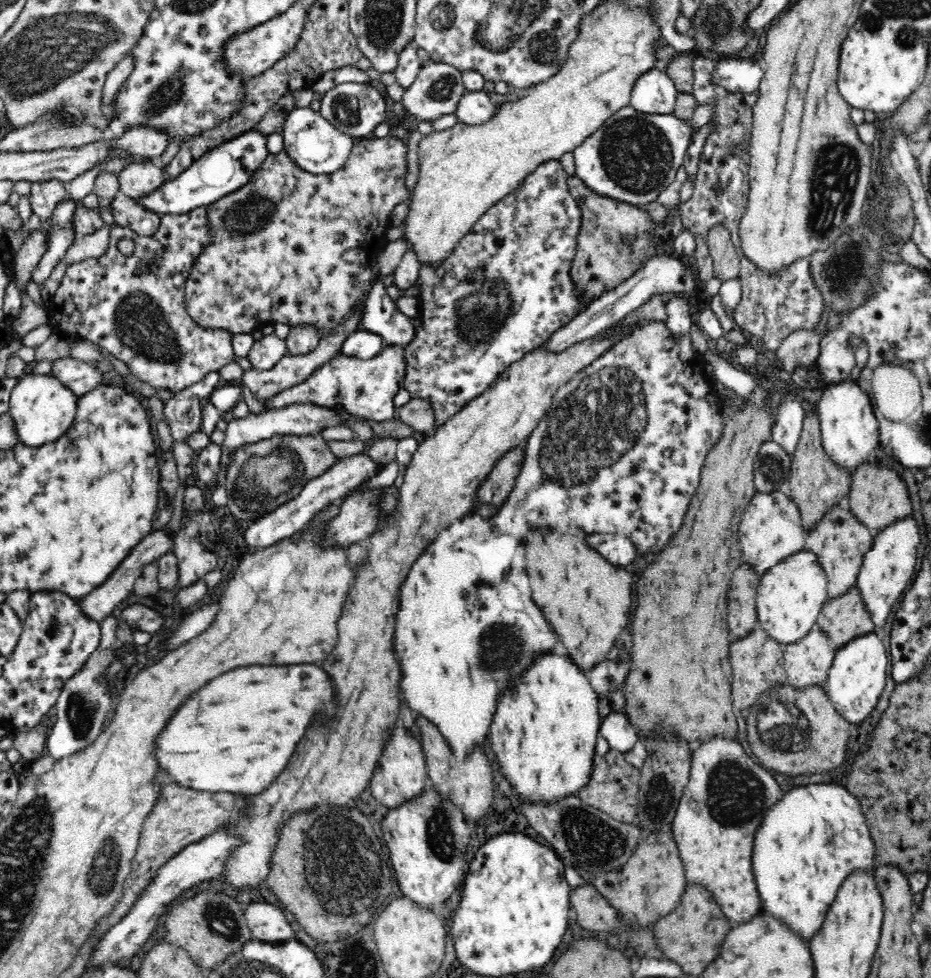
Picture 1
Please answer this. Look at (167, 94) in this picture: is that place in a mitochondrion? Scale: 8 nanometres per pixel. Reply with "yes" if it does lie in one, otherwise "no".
yes

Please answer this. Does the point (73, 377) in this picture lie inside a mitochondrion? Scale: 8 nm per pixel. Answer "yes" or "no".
no

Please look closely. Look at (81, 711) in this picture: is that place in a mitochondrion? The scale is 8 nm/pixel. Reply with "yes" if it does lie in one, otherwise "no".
yes

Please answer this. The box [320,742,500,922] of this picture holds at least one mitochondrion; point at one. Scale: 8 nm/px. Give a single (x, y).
(440, 838)

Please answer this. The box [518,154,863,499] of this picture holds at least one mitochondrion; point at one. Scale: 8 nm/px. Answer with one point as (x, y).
(606, 415)

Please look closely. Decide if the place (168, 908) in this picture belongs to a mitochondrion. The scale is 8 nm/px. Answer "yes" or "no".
no

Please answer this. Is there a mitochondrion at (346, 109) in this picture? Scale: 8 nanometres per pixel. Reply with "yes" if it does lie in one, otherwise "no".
yes

